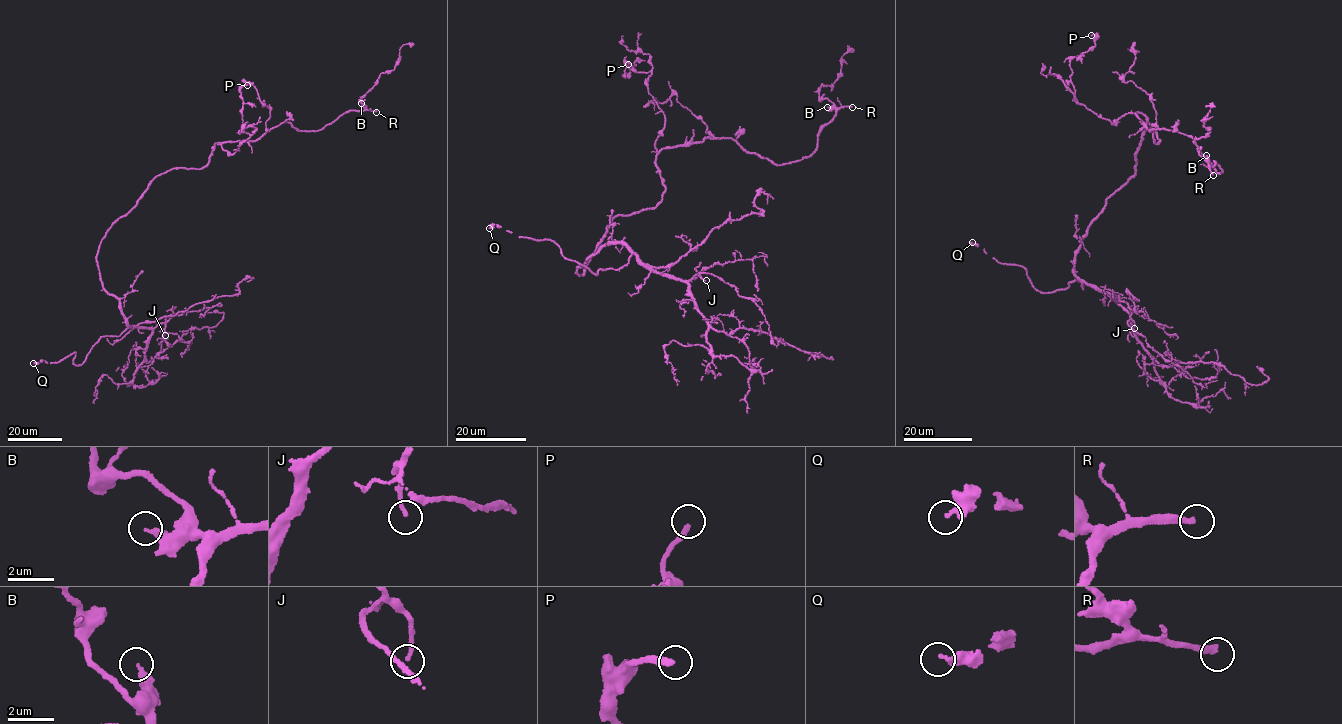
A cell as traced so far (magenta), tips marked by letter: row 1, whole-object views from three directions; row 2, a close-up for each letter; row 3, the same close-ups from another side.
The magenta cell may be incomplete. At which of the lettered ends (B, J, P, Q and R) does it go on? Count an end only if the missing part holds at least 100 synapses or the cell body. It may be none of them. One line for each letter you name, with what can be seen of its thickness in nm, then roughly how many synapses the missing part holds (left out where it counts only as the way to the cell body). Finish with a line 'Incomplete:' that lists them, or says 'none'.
Q: calibre 320 nm
R: calibre 280 nm; 180 synapses
Incomplete: Q, R

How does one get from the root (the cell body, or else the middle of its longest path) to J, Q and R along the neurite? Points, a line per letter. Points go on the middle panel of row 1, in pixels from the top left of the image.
J: (603, 236), (580, 276), (576, 270), (588, 257), (620, 243), (658, 272), (683, 280), (699, 273), (706, 280)
Q: (603, 236), (580, 276), (578, 266), (607, 244), (632, 253), (596, 274), (553, 241), (489, 228)
R: (603, 236), (614, 216), (661, 200), (662, 149), (729, 137), (777, 164), (796, 161), (852, 107)

